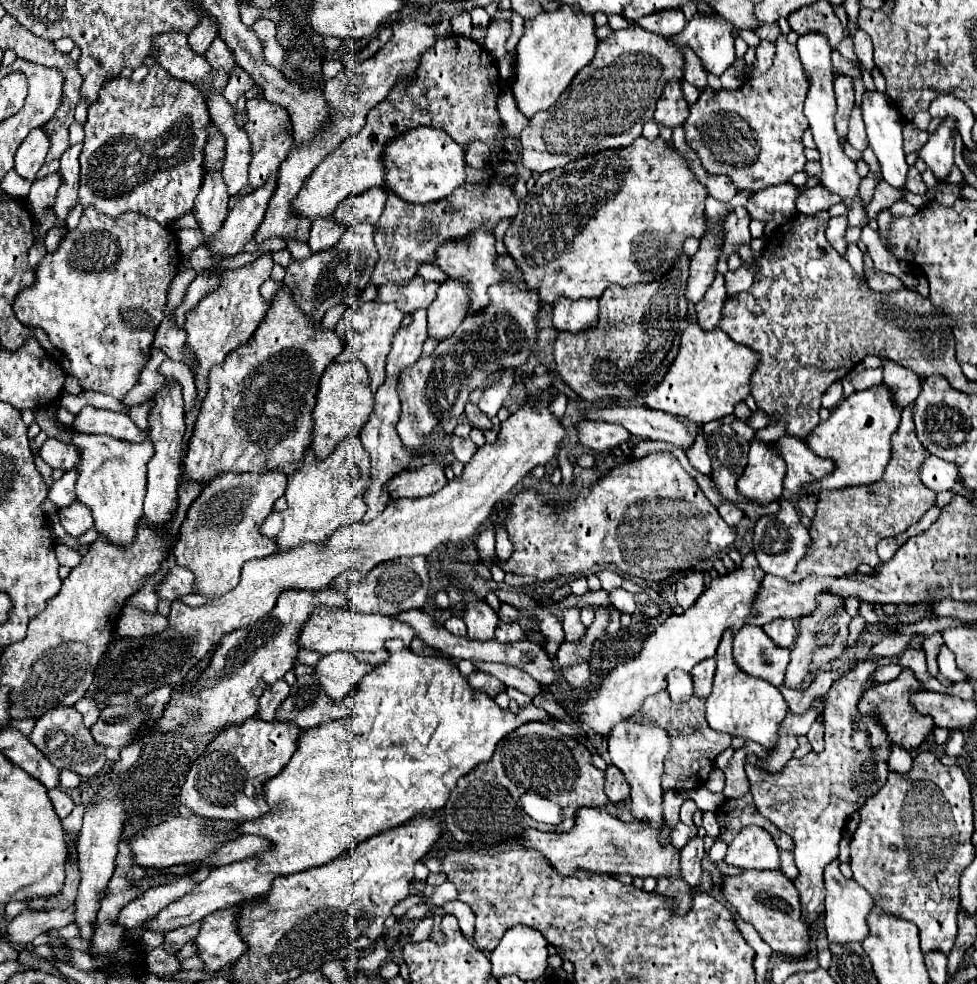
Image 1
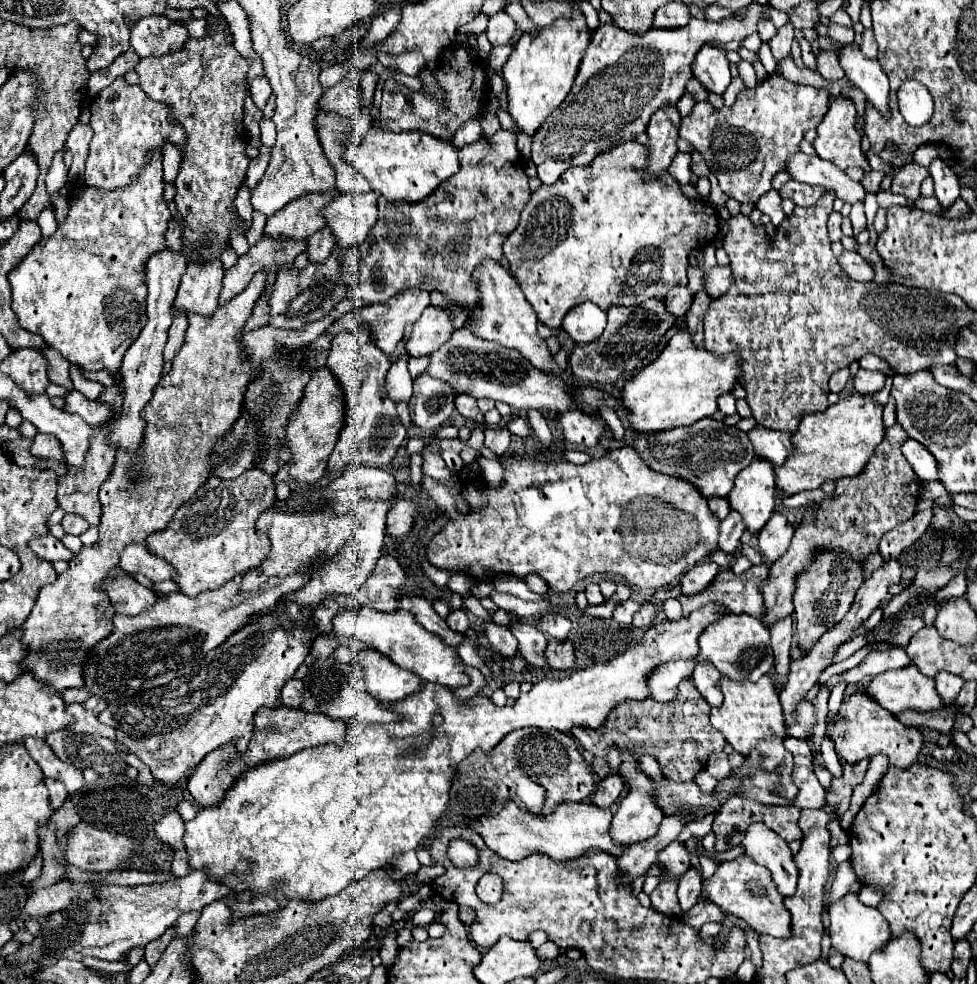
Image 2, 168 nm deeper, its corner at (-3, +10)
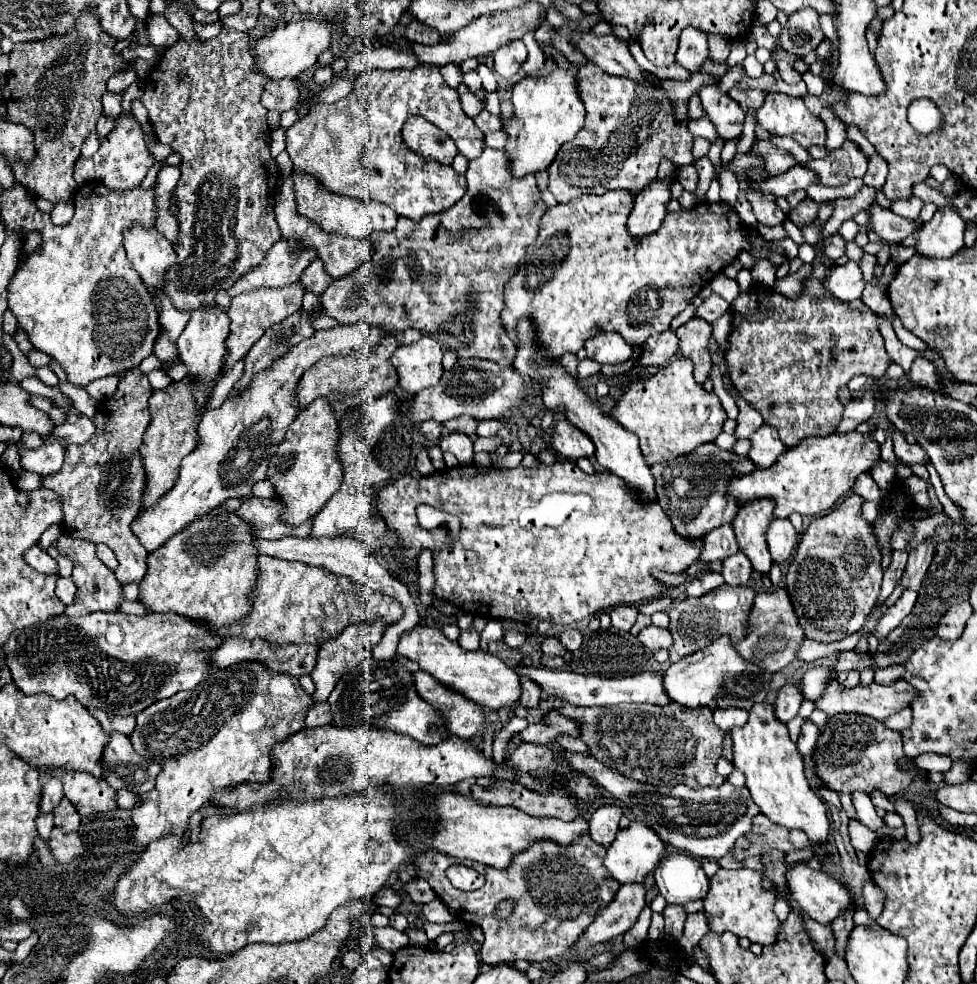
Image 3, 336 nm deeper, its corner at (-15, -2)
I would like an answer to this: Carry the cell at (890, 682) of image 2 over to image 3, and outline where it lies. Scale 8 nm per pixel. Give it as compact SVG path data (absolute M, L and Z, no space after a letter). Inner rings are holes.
M830 678L828 688L826 688L826 692L816 700L816 706L818 706L820 710L824 710L828 716L836 716L836 714L840 714L840 712L852 712L852 714L866 714L866 716L872 716L872 718L876 718L876 720L886 720L886 718L890 718L892 714L898 714L898 712L910 708L912 702L916 700L916 696L918 696L918 694L916 694L916 688L914 688L910 682L906 682L904 678L896 680L896 682L890 684L890 686L880 686L880 684L872 682L870 686L856 686L856 688L852 688L852 690L842 688L836 678Z

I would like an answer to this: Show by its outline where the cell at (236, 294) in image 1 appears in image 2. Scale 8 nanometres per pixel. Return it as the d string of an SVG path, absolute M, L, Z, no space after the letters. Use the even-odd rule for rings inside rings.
M258 272L248 288L230 300L226 306L218 306L212 318L202 318L198 314L188 316L186 340L180 354L172 362L172 370L160 378L154 388L150 402L142 410L142 418L146 420L144 436L140 448L136 452L118 450L116 466L110 474L108 482L100 488L100 504L102 504L102 522L100 522L100 538L92 546L84 546L72 560L70 568L56 578L54 584L44 586L36 600L36 606L28 620L24 622L22 642L32 650L24 662L28 672L56 690L66 690L72 686L84 686L82 680L82 664L86 660L86 652L100 640L104 640L112 632L112 616L116 614L108 596L98 590L100 582L118 568L118 558L124 546L128 544L146 544L146 536L164 530L172 520L174 512L198 490L198 486L210 476L210 450L220 440L224 432L228 432L234 420L240 416L240 404L246 390L250 364L248 356L240 350L240 330L246 324L248 316L256 300L264 290L264 274Z

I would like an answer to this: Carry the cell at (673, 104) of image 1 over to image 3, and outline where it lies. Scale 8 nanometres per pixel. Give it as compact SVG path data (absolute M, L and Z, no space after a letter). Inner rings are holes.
M654 178L640 194L636 194L634 210L628 218L628 228L634 236L644 236L656 232L666 216L666 206L672 198L672 180Z

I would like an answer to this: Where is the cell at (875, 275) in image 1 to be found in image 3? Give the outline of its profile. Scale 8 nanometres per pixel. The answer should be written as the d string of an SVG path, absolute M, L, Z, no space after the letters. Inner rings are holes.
M846 262L844 266L836 266L828 276L828 288L832 290L832 294L836 294L836 298L844 302L852 302L860 298L864 292L864 286L866 282L856 262Z

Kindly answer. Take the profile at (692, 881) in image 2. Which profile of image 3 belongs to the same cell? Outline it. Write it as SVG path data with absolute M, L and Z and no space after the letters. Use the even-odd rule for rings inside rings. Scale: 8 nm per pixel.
M704 910L694 912L694 914L688 914L686 928L684 928L684 934L680 938L680 948L686 954L692 954L692 948L700 942L700 938L704 938L706 932L708 932L708 920L706 920Z

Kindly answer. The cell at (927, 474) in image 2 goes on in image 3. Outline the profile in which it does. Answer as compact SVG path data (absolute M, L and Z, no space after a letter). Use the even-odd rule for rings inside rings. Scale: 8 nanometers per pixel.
M894 432L894 452L908 466L910 464L922 464L922 466L926 466L930 462L928 454L918 444L908 444L904 440L904 434L900 434L900 432Z

